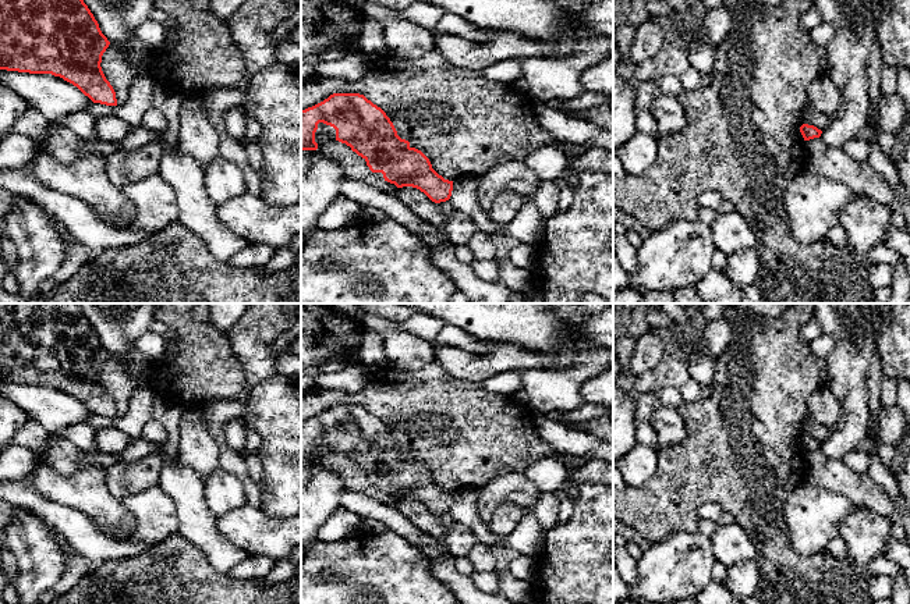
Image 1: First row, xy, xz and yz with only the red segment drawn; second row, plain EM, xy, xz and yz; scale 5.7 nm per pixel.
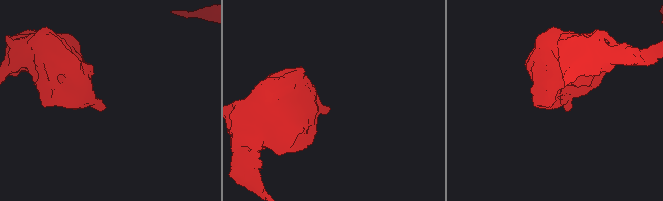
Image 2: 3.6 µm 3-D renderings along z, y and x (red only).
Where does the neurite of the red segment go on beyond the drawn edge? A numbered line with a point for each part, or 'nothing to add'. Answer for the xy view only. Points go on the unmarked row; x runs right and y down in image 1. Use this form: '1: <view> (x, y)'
nothing to add

